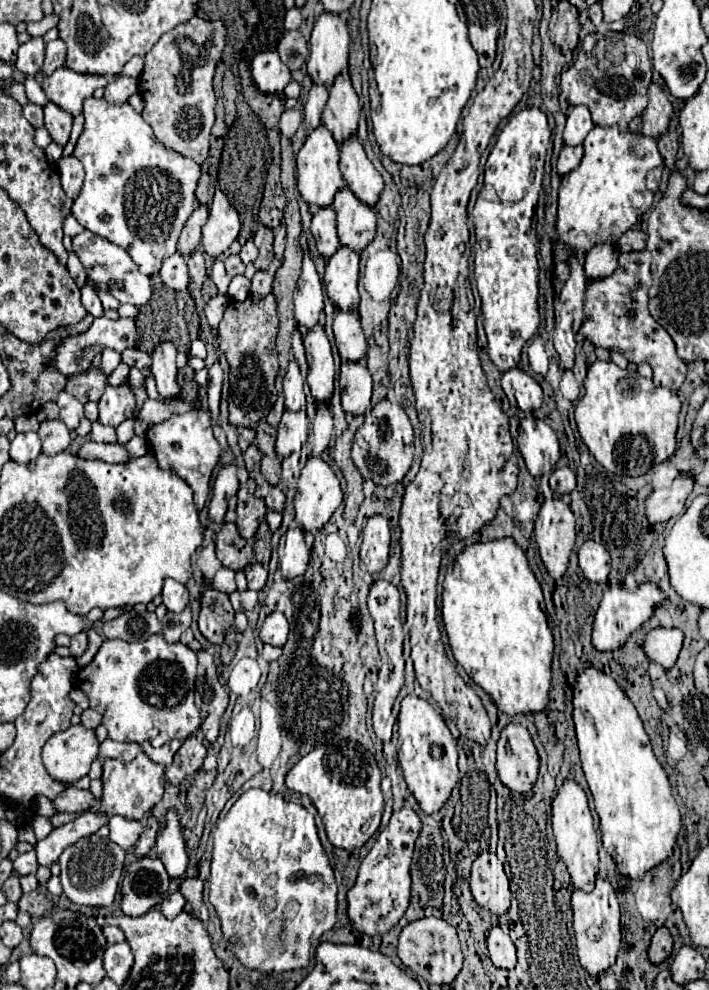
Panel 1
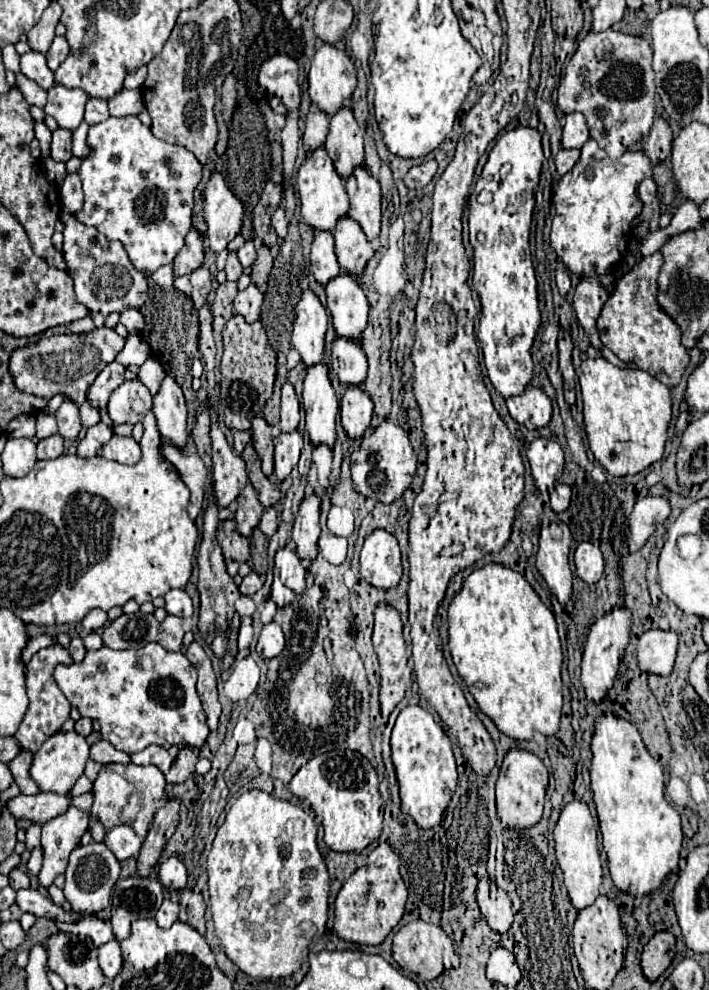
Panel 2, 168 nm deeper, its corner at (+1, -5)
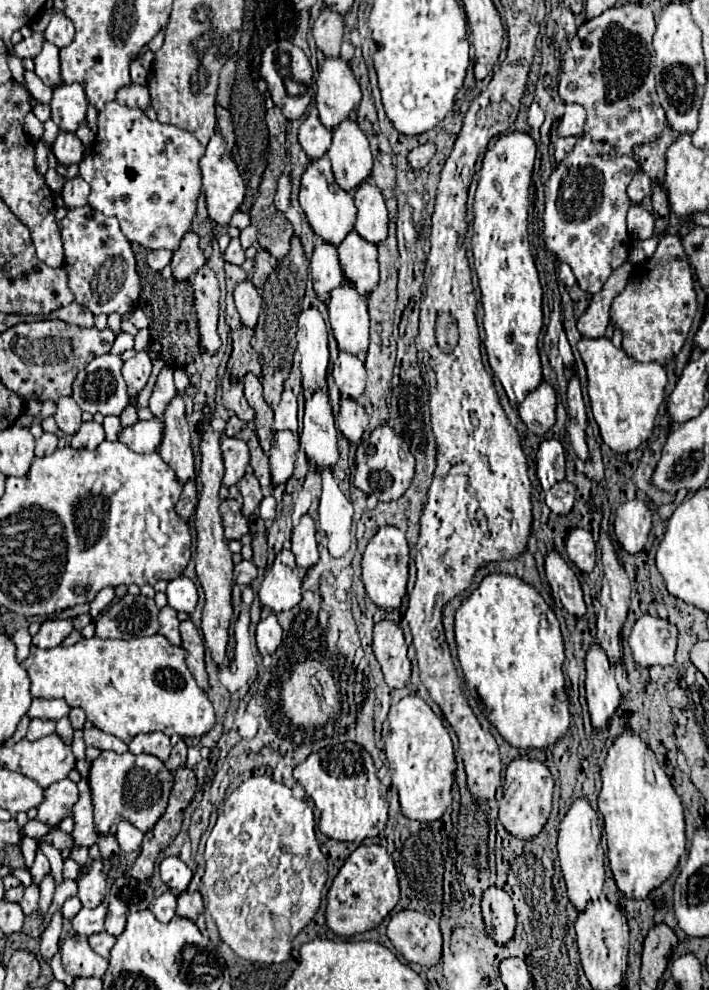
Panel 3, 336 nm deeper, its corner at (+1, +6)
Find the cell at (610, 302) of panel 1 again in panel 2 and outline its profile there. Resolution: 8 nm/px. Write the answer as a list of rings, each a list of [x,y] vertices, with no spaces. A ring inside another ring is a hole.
[[[657,251],[649,257],[643,257],[639,265],[635,265],[627,275],[623,275],[615,291],[609,295],[603,311],[597,319],[597,331],[601,343],[607,345],[621,361],[651,373],[655,379],[663,381],[667,387],[679,383],[687,363],[689,351],[681,343],[679,325],[661,309],[657,303],[657,277],[663,267],[663,255]]]

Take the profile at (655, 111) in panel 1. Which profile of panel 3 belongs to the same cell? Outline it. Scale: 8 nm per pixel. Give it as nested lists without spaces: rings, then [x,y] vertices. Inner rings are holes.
[[[665,126],[663,134],[645,146],[639,146],[639,150],[635,152],[637,162],[641,164],[641,170],[653,180],[653,182],[663,182],[665,178],[665,156],[667,156],[667,148],[673,142],[673,130],[669,126]]]

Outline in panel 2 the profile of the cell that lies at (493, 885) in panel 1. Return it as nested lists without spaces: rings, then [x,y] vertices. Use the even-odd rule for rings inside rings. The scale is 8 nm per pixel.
[[[491,879],[487,881],[479,881],[479,889],[477,889],[477,903],[479,909],[483,913],[483,917],[487,919],[489,927],[497,933],[505,933],[509,931],[511,923],[513,923],[513,913],[511,913],[511,899],[509,895],[499,889]]]

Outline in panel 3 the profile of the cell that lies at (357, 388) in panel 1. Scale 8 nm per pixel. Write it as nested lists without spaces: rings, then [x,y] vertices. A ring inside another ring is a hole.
[[[341,398],[341,410],[337,416],[337,426],[349,442],[357,442],[369,426],[369,416],[361,404],[353,398]]]

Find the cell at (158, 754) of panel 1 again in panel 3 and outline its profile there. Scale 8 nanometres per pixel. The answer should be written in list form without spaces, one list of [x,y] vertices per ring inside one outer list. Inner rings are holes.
[[[163,732],[139,734],[129,744],[129,752],[133,752],[133,754],[143,754],[143,752],[153,754],[153,756],[157,756],[165,762],[171,754],[171,742],[169,742],[169,736],[165,736]]]

